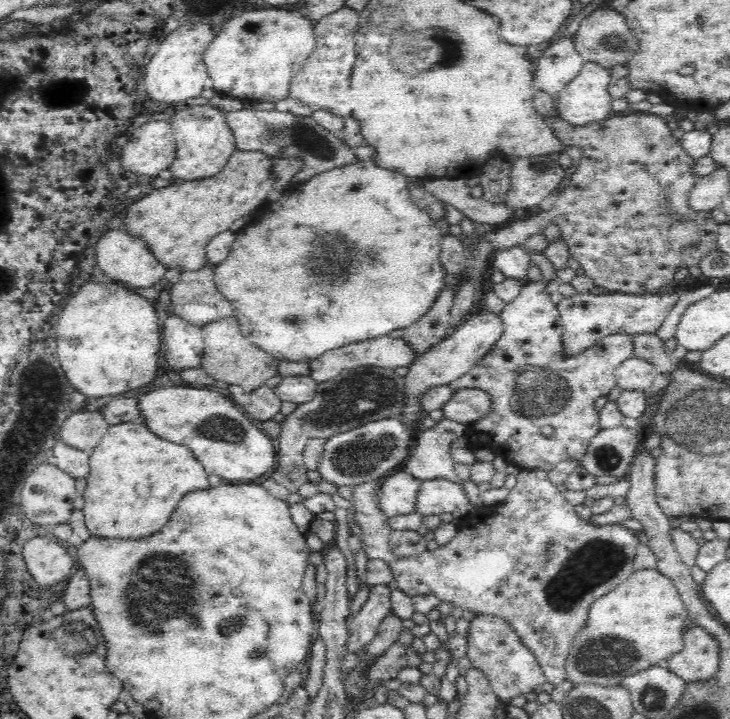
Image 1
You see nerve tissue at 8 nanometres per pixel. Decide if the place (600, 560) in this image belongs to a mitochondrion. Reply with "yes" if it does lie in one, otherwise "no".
yes

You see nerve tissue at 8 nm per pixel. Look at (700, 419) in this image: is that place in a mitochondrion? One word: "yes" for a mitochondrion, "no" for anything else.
yes

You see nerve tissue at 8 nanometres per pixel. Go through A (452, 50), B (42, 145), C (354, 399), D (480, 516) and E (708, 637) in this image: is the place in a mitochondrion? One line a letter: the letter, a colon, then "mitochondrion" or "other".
A: mitochondrion
B: other
C: mitochondrion
D: other
E: other

